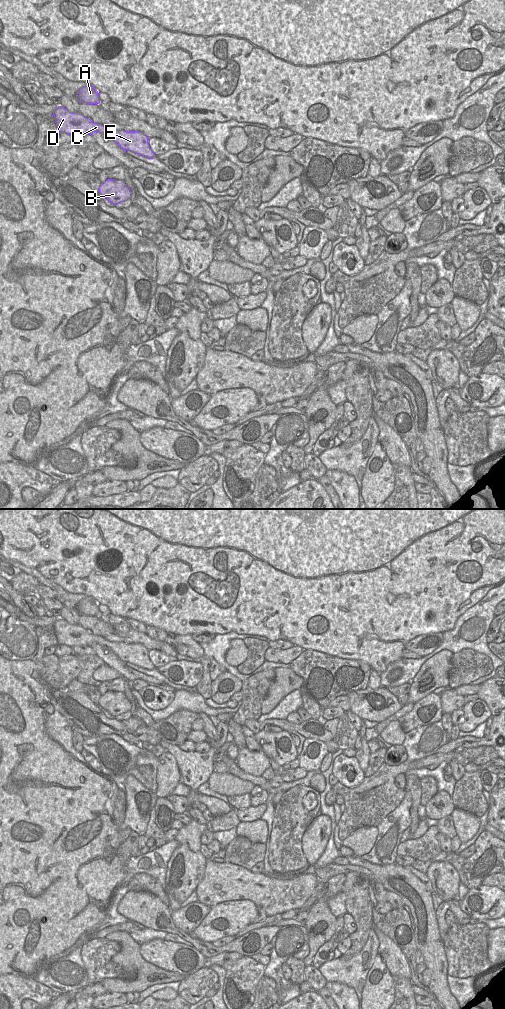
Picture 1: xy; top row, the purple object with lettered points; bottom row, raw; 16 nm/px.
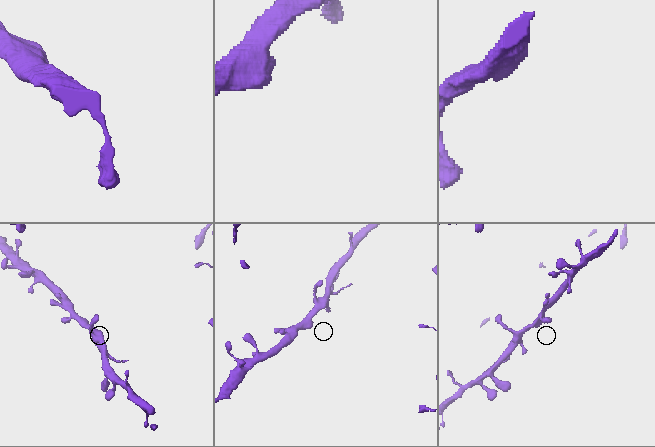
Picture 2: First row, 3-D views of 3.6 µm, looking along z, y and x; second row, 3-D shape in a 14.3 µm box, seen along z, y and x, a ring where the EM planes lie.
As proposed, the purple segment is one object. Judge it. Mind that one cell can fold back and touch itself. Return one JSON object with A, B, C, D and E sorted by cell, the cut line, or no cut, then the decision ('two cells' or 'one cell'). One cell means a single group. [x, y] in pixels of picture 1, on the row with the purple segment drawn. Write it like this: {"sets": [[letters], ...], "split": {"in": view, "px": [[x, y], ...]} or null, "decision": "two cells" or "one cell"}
{"sets": [["A", "B", "C", "D", "E"]], "split": null, "decision": "one cell"}

